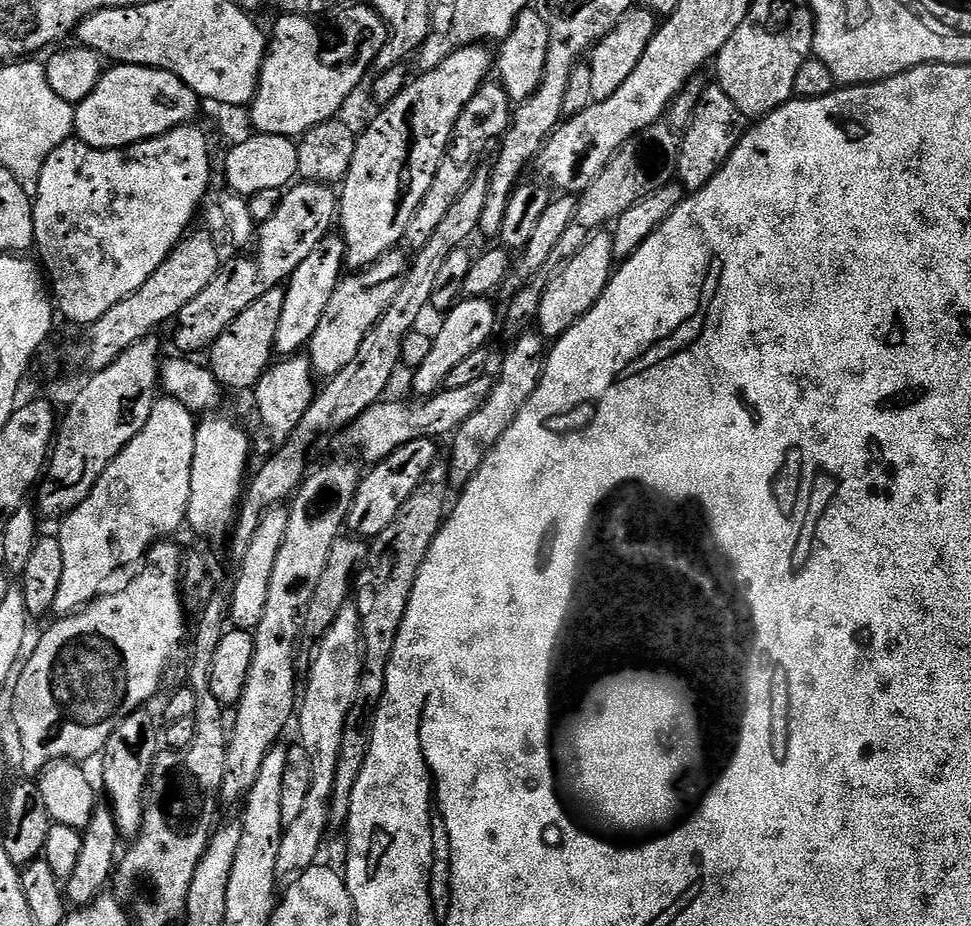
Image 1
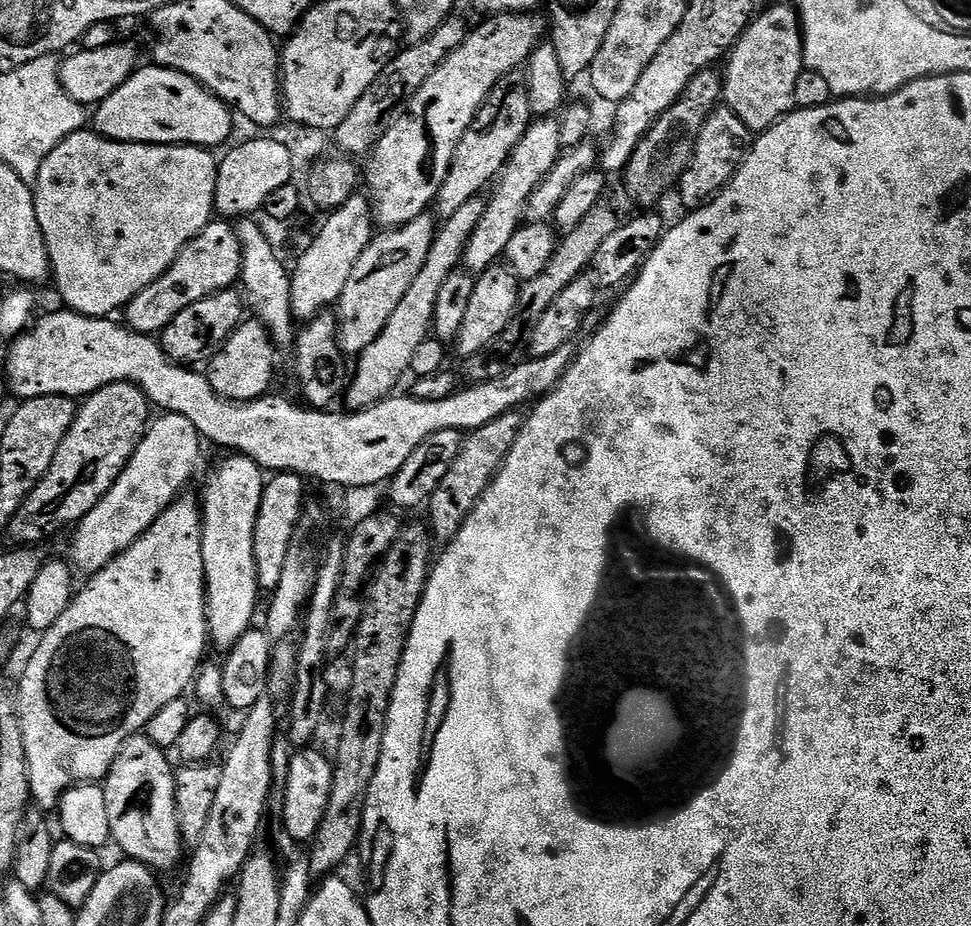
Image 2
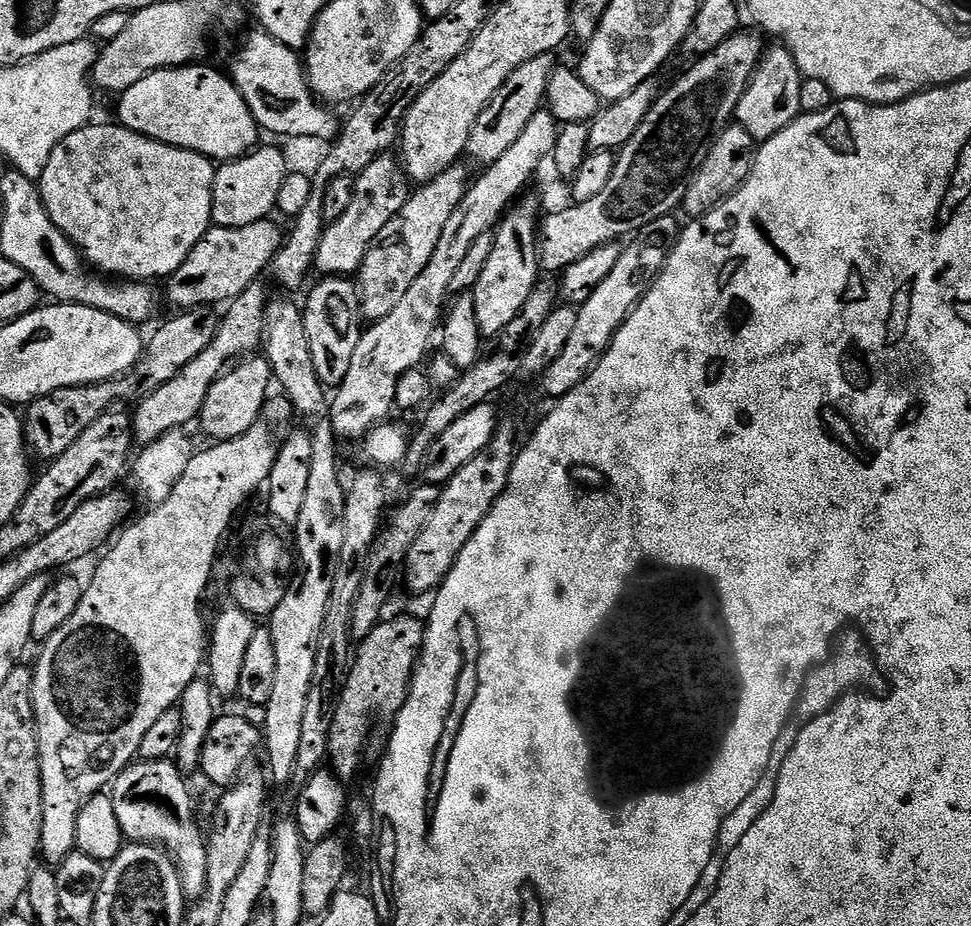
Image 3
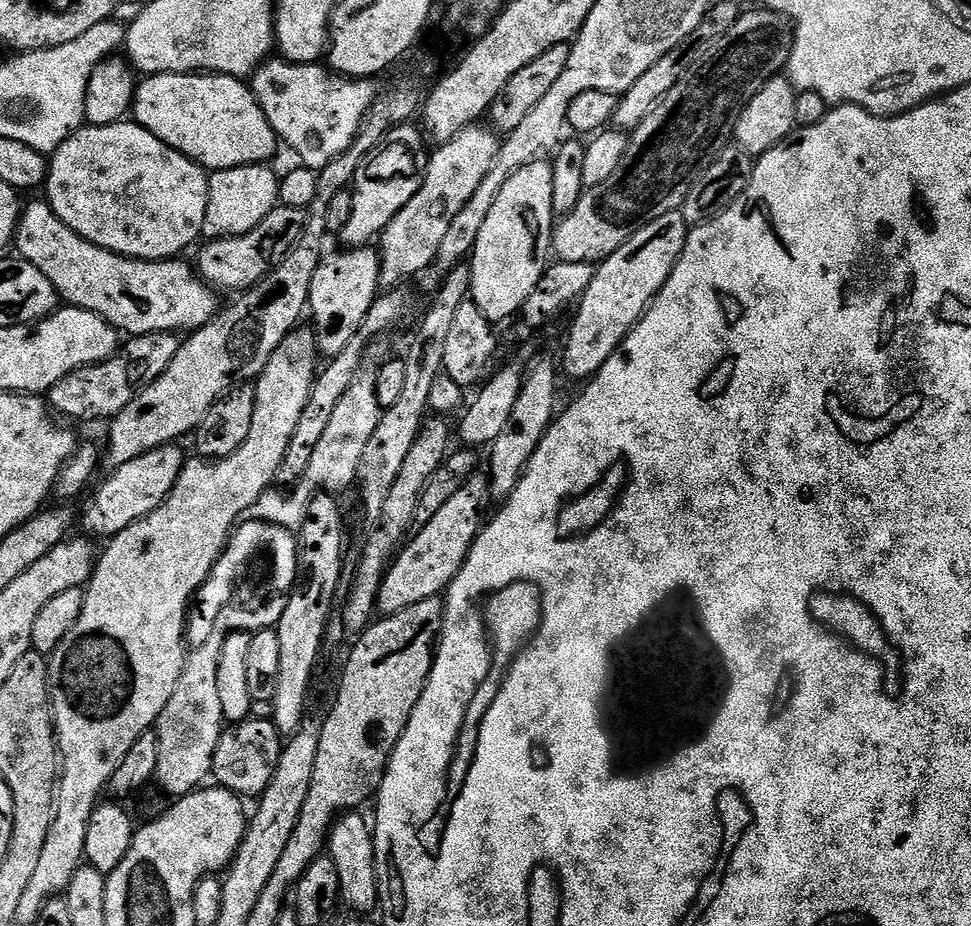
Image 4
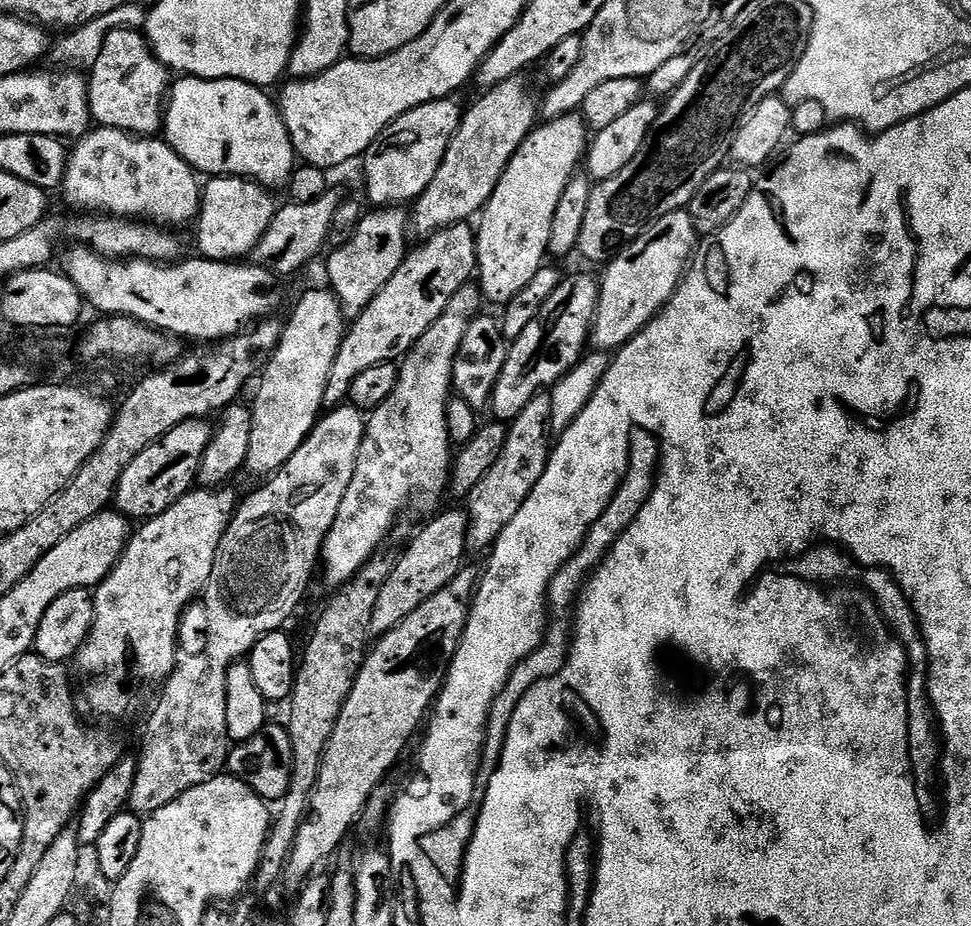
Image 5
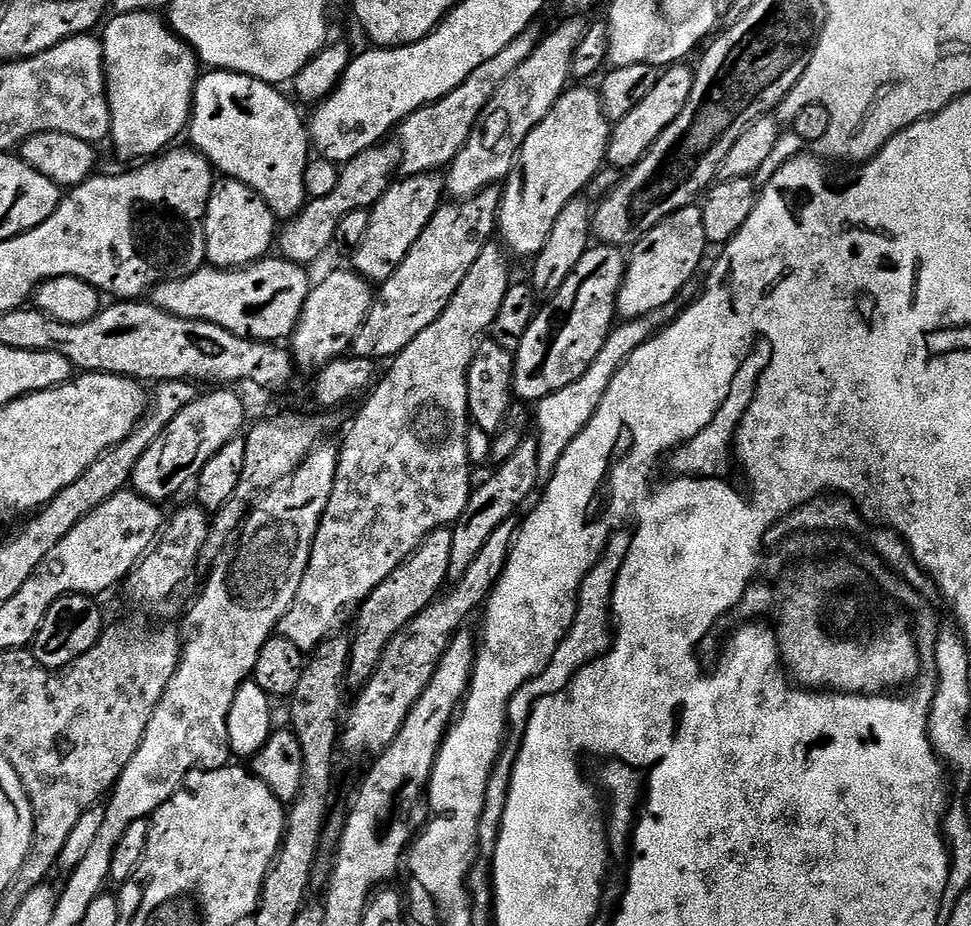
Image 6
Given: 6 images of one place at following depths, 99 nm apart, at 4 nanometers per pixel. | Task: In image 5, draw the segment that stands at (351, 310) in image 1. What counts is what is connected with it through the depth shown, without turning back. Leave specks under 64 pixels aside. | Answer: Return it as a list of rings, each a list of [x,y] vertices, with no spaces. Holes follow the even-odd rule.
[[[523,75],[512,76],[506,82],[495,84],[472,109],[465,111],[460,128],[446,150],[446,158],[442,158],[442,166],[434,174],[434,182],[426,186],[411,209],[411,227],[415,231],[417,228],[421,237],[471,221],[487,206],[510,158],[538,124],[538,96],[528,89],[524,79]]]

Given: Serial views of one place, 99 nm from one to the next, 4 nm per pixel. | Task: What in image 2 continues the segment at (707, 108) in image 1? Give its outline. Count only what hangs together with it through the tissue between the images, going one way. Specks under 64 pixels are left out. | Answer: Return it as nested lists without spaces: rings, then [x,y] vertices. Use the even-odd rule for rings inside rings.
[[[727,106],[713,108],[696,132],[696,145],[692,150],[688,169],[680,176],[678,193],[680,192],[680,200],[685,204],[685,209],[701,208],[728,185],[739,170],[740,163],[747,156],[753,136],[746,122],[742,122],[742,118],[734,114],[734,110],[730,110]]]

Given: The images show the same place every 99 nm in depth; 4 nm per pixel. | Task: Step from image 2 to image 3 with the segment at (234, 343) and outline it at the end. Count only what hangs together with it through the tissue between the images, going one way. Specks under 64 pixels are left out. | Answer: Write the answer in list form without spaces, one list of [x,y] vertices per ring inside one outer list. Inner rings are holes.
[[[253,354],[239,362],[233,363],[210,386],[210,394],[206,394],[206,402],[198,417],[198,425],[209,436],[209,441],[223,442],[244,436],[261,423],[264,403],[268,400],[274,377],[272,368],[263,355]]]

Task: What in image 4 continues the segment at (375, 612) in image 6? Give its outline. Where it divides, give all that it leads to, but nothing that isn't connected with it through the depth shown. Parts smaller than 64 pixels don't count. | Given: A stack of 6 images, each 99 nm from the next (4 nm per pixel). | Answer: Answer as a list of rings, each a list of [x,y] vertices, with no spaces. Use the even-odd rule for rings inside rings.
[[[478,470],[444,503],[442,510],[430,518],[430,522],[419,525],[415,535],[396,553],[378,590],[376,607],[384,616],[393,616],[395,612],[406,610],[406,606],[440,596],[447,589],[452,579],[459,574],[472,543],[480,534],[486,520],[484,503],[489,503],[489,500],[489,477]]]

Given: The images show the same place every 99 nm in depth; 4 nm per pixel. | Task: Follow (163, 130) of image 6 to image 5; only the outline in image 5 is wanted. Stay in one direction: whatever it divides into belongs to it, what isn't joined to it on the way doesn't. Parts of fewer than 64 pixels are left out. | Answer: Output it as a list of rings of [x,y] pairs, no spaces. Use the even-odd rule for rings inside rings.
[[[115,28],[96,63],[88,72],[88,101],[93,121],[99,127],[121,129],[132,135],[152,136],[163,127],[163,102],[170,88],[169,69],[155,55],[141,31]]]

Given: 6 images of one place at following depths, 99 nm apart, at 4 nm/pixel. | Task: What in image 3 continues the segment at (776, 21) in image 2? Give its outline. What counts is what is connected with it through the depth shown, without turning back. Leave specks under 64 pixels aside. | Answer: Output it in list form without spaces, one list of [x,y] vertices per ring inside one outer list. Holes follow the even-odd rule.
[[[769,47],[761,56],[760,65],[750,78],[736,107],[735,123],[741,124],[758,142],[769,140],[801,115],[798,90],[802,73],[787,47],[779,47]]]

